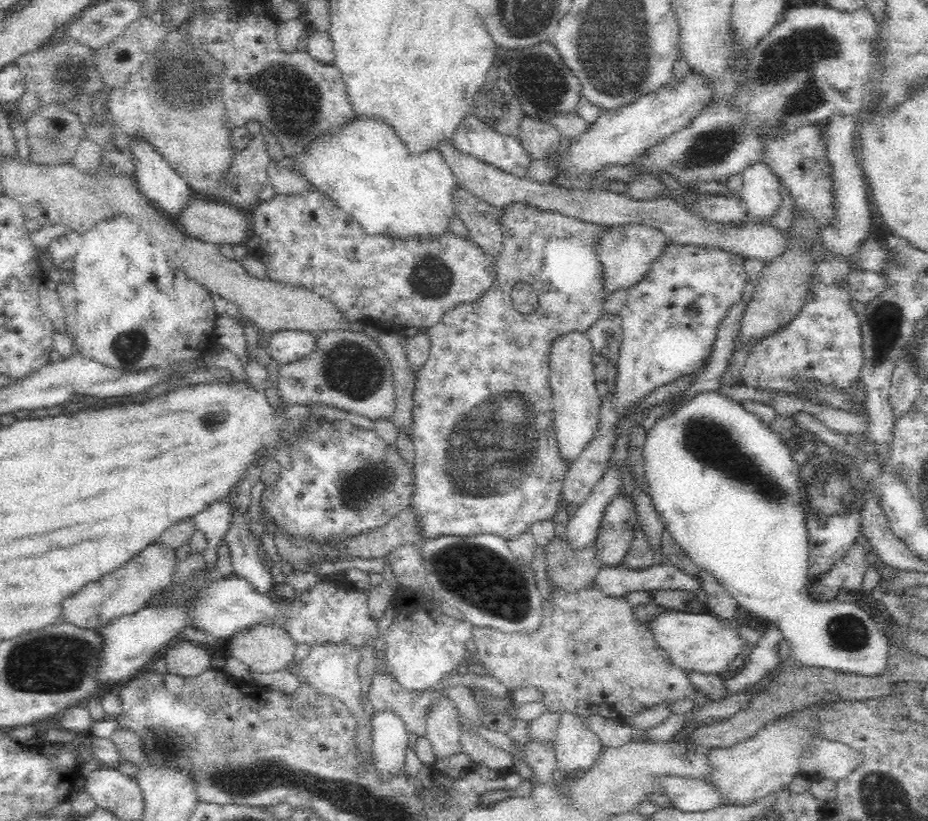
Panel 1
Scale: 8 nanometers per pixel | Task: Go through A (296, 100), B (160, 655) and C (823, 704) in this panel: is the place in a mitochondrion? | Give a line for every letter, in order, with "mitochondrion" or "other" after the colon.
A: mitochondrion
B: other
C: other

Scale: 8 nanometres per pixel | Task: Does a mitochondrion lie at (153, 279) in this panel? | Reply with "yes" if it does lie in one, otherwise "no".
no

